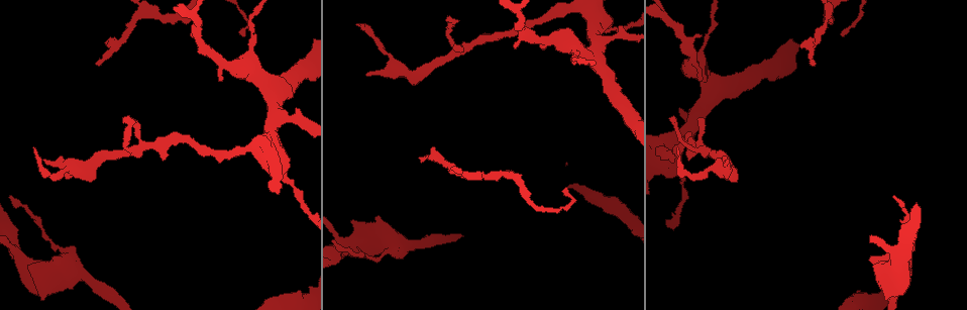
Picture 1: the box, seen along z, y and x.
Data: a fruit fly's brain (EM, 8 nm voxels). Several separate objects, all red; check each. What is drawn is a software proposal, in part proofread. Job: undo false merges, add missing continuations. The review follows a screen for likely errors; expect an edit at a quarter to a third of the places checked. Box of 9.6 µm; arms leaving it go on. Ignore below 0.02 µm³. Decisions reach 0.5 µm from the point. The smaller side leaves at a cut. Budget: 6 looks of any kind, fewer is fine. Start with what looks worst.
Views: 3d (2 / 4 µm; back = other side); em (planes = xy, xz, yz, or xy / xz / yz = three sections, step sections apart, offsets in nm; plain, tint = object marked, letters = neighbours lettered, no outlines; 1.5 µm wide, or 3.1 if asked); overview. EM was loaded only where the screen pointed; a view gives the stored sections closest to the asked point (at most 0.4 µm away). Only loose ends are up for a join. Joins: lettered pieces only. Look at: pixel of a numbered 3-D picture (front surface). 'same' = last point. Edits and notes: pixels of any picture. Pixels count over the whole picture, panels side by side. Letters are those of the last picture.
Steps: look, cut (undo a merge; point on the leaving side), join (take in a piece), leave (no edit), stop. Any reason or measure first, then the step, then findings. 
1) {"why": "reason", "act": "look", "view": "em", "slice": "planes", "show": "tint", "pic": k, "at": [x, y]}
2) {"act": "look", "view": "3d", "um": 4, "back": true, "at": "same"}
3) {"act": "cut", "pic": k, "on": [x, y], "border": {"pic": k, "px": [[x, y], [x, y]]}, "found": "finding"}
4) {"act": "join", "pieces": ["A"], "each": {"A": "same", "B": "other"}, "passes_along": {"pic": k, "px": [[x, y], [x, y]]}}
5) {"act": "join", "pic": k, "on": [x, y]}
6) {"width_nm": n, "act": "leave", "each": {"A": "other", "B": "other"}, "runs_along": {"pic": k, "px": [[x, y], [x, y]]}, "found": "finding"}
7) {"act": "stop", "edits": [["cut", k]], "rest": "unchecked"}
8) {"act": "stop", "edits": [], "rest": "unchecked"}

{"why": "branch stops here", "act": "look", "view": "em", "slice": "planes", "show": "letters", "pic": 1, "at": [163, 161]}

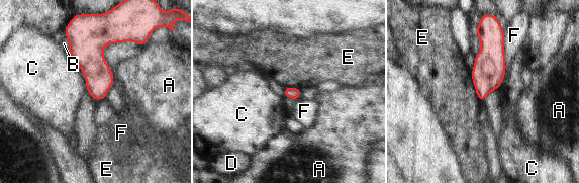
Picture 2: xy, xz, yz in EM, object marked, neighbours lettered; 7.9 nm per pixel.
{"act": "leave", "each": {"A": "other", "B": "other", "C": "other", "D": "other", "E": "other", "F": "other"}, "border": {"pic": 2, "px": [[504, 36], [505, 75], [501, 82]]}, "found": "no lettered piece goes on from it"}

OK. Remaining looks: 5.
{"act": "look", "view": "em", "slice": "planes", "show": "letters", "pic": 1, "at": [664, 12]}

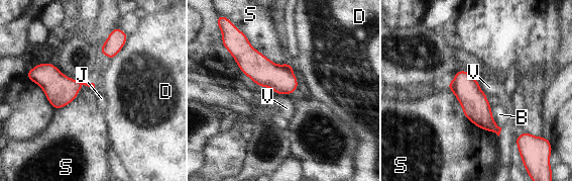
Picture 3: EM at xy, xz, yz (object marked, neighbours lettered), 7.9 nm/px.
{"longest_contact_nm": ["S", 600], "act": "leave", "each": {"B": "other", "D": "other", "J": "other", "S": "other", "V": "other"}, "found": "continuous, no second neuron"}

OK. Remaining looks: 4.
{"why": "thin end", "act": "look", "view": "em", "slice": "planes", "show": "letters", "pic": 1, "at": [675, 117]}

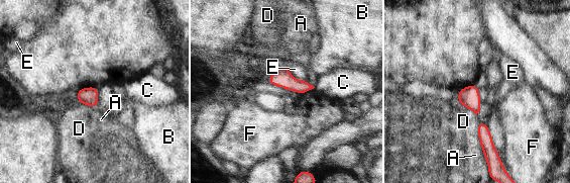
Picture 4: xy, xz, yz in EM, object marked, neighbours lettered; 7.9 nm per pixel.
{"act": "leave", "each": {"A": "other", "B": "other", "C": "other", "D": "other", "E": "other", "F": "other"}, "border": {"pic": 4, "px": [[287, 66], [296, 78], [306, 80]]}, "found": "no lettered piece goes on from it"}

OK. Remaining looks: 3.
{"act": "stop", "edits": [], "rest": "unchecked"}

